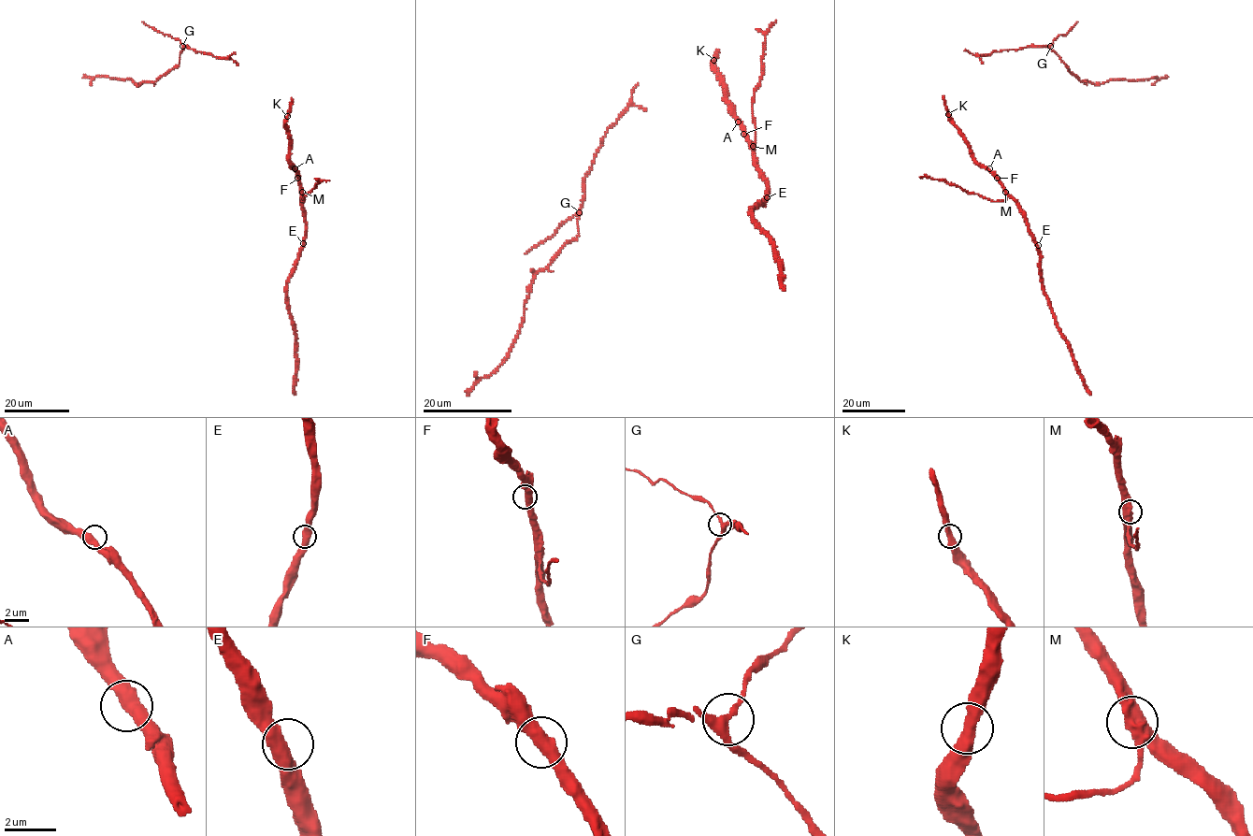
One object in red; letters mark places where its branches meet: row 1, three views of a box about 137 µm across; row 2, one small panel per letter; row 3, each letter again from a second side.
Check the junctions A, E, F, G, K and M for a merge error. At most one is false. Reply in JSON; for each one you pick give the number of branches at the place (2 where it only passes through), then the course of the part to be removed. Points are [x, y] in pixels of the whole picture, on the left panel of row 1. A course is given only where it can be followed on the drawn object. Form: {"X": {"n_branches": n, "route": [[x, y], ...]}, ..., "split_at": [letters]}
{"split_at": []}

